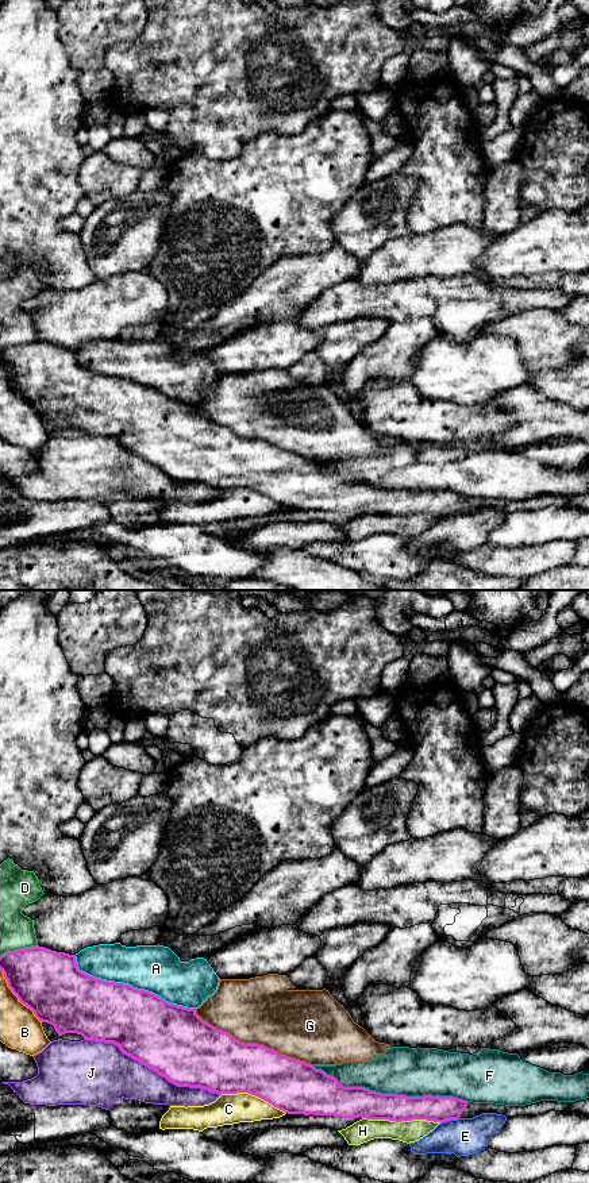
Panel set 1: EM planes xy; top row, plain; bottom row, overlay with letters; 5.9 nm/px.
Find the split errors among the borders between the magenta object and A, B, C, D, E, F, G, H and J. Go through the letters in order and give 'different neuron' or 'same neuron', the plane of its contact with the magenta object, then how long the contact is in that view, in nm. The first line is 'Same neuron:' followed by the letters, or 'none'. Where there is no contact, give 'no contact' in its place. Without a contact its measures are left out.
Same neuron: none
A: different neuron | xy | 800 nm
B: different neuron | xy | 400 nm
C: different neuron | xy | 400 nm
D: different neuron | xy | 240 nm
E: different neuron | xy | 120 nm
F: different neuron | xy | 950 nm
G: different neuron | xy | 800 nm
H: different neuron | xy | 480 nm
J: different neuron | xy | 900 nm

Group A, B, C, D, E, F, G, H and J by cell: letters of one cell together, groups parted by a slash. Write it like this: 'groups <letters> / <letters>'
groups A / B / C / D / E / F / G / H / J

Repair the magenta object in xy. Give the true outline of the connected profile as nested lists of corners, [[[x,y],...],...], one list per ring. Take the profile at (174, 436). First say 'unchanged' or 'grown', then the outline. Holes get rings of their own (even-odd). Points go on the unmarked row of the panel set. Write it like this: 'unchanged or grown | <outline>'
unchanged | [[[31,342],[0,351],[8,382],[35,412],[54,421],[58,431],[77,428],[86,435],[116,439],[120,446],[177,481],[217,489],[249,488],[288,509],[334,510],[389,516],[458,515],[466,496],[454,492],[381,489],[365,482],[343,482],[334,471],[304,456],[258,439],[245,439],[203,416],[195,404],[166,397],[130,379],[96,374],[78,365],[76,351]]]

